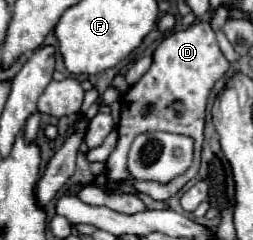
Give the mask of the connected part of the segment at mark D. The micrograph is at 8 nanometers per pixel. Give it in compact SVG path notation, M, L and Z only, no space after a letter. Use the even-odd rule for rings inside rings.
M194 22L184 30L172 32L166 36L160 46L154 50L152 66L150 70L122 96L122 112L118 122L118 146L110 154L108 160L108 178L110 188L118 180L128 180L136 191L148 196L154 196L154 200L166 202L174 194L182 190L182 186L192 180L198 174L200 168L200 150L204 142L204 124L206 124L206 104L210 98L210 92L214 84L230 70L230 62L224 58L216 34L210 26L210 22ZM152 130L166 130L166 132L180 132L184 136L194 138L194 162L192 168L182 174L182 178L174 178L174 182L166 186L158 186L157 182L132 180L126 170L126 156L130 150L130 144L138 134L152 132Z

